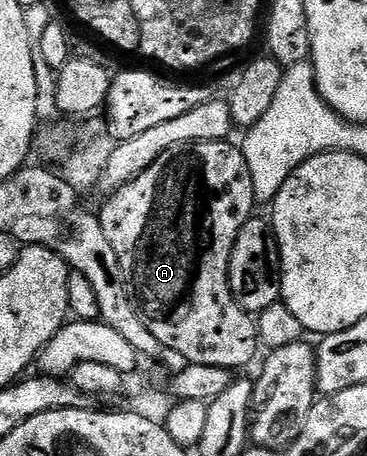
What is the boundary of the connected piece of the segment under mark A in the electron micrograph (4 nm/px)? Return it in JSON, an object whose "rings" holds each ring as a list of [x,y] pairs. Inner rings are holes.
{"rings":[[[207,140],[171,148],[150,170],[123,184],[105,200],[108,201],[98,208],[100,225],[106,230],[110,246],[114,246],[114,254],[118,254],[118,266],[122,266],[132,303],[140,320],[146,322],[146,330],[162,342],[165,350],[177,352],[188,364],[229,370],[246,367],[258,353],[256,321],[232,299],[228,285],[234,242],[258,207],[243,151],[228,140]]]}

